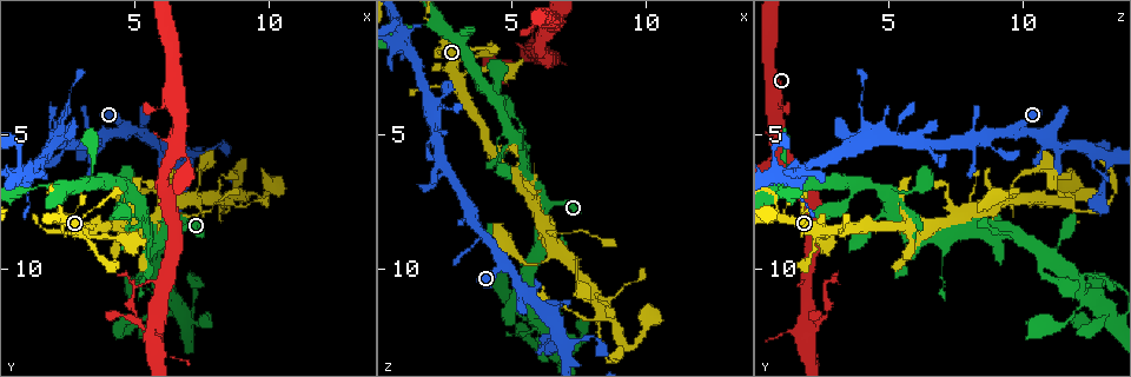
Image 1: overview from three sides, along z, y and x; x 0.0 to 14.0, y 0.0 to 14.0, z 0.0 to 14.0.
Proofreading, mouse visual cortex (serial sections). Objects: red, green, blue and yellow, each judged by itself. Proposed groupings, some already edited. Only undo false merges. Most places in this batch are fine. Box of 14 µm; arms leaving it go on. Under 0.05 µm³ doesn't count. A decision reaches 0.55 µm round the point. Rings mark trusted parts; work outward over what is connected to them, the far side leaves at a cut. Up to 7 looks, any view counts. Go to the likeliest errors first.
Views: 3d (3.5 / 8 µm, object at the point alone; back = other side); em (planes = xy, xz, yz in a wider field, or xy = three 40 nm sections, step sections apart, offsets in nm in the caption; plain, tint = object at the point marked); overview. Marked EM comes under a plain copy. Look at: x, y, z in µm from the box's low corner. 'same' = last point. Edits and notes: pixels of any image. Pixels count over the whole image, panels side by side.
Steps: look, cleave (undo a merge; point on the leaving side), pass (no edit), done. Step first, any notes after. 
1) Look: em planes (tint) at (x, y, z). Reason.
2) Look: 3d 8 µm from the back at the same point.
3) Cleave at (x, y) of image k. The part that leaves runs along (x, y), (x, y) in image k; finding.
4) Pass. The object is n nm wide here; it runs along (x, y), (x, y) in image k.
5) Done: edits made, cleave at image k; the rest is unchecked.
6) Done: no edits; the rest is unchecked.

Look: 3d 3.5 µm at (2.3, 5.2, 4.9). Arms part here.

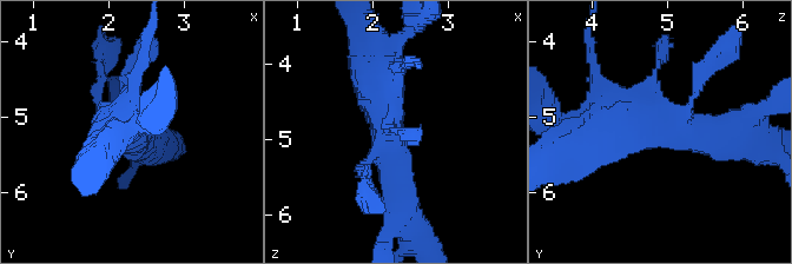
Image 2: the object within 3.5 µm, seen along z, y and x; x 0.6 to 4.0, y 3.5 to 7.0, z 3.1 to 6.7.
Look: em xy step 2 (tint) at the same point. Now the EM.

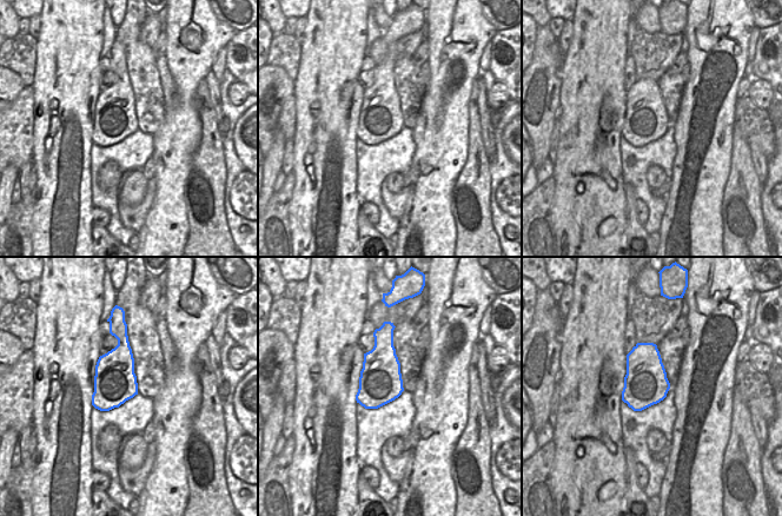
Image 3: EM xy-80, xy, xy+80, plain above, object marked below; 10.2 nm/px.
Pass. It runs along (401, 200), (380, 77), (369, 57) in image 2; all the same cell.

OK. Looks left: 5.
Look: 3d 3.5 µm at (6.1, 10.9, 12.3). Branch point.

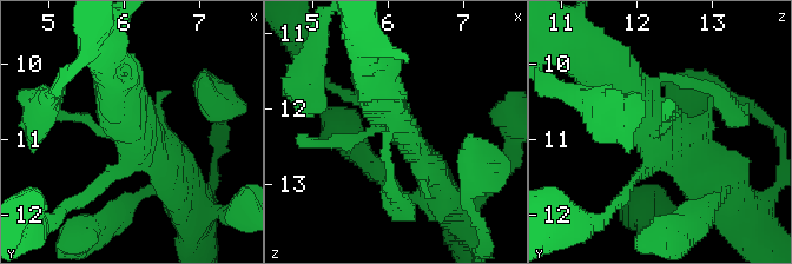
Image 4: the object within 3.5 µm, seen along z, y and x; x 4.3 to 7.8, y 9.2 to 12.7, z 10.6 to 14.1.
Look: em xy step 2 (tint) at (6.15, 10.95, 12.25).

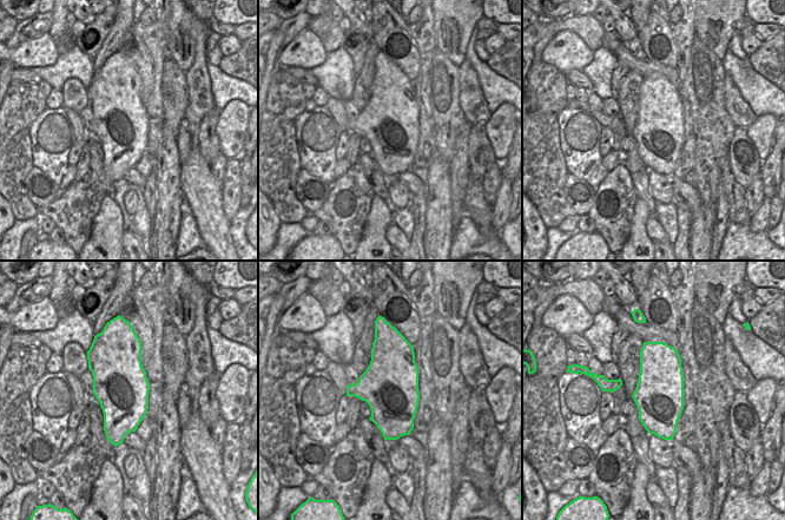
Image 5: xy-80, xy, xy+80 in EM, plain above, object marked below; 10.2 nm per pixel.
Pass. It runs along (612, 76), (711, 173) in image 4; all the same cell.

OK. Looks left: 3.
Look: 3d 3.5 µm at (9.2, 7.3, 12.9). Sharp bend.

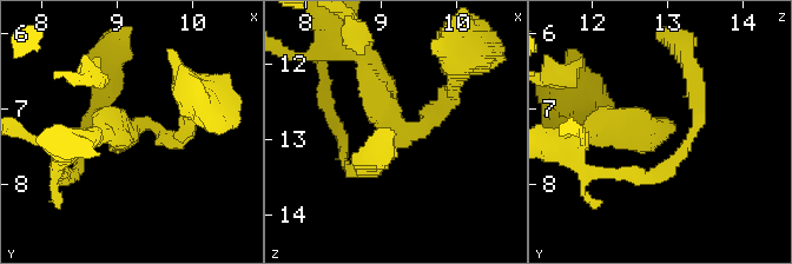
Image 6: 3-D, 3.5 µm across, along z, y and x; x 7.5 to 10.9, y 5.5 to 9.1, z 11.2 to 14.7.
Look: em xy step 3 (tint) at (9.25, 7.25, 12.90). The arms are 200, 300 nm wide.

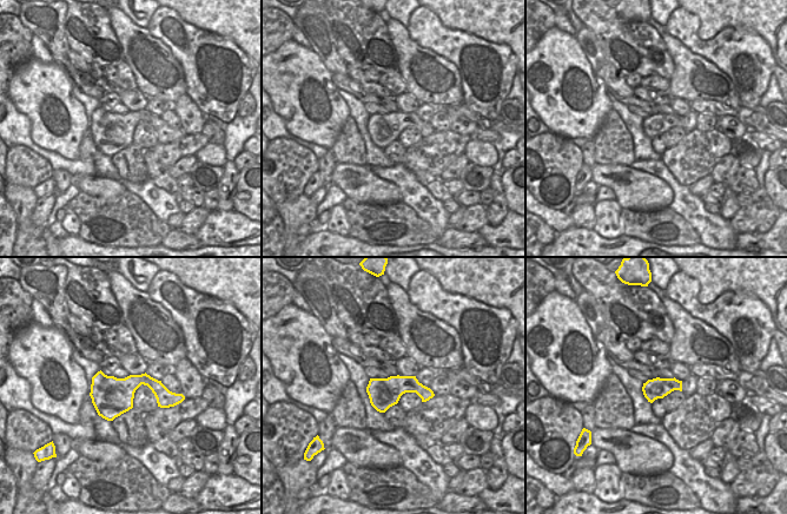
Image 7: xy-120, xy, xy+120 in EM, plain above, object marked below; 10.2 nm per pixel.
Pass. It runs along (369, 63), (398, 132), (453, 90) in image 6; all the same cell.

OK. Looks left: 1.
Done: no edits; the rest is unchecked.

